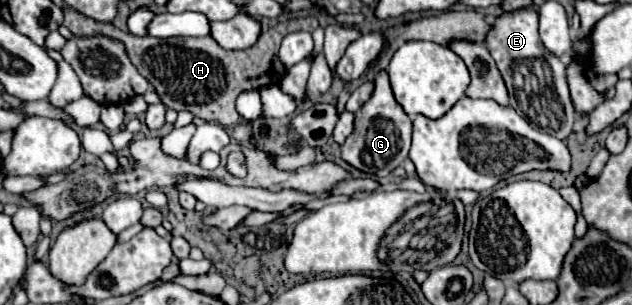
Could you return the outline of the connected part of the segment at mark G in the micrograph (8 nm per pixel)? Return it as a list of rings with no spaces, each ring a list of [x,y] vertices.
[[[381,71],[379,77],[375,79],[373,97],[355,113],[355,129],[347,137],[347,141],[341,145],[341,155],[349,165],[357,167],[359,171],[365,171],[383,179],[397,165],[401,165],[403,159],[407,159],[409,145],[411,145],[411,129],[413,129],[411,119],[407,117],[403,107],[395,101],[387,73]]]

